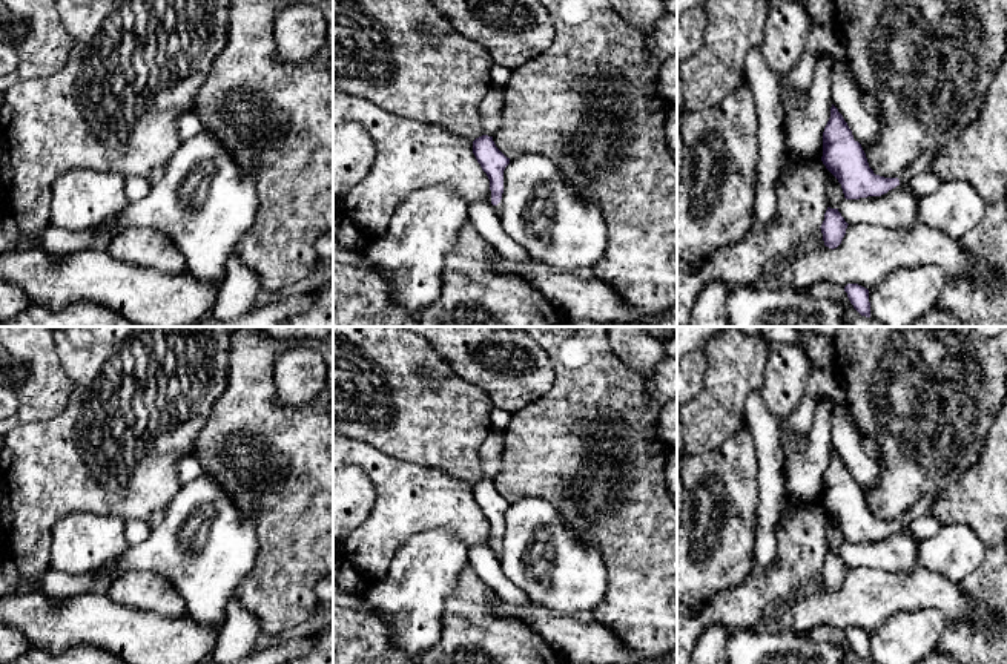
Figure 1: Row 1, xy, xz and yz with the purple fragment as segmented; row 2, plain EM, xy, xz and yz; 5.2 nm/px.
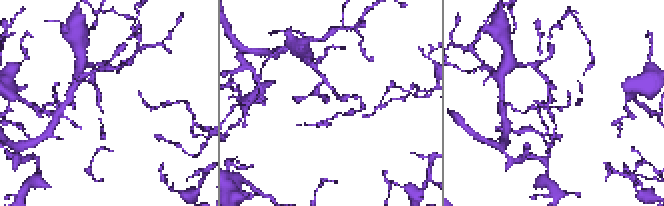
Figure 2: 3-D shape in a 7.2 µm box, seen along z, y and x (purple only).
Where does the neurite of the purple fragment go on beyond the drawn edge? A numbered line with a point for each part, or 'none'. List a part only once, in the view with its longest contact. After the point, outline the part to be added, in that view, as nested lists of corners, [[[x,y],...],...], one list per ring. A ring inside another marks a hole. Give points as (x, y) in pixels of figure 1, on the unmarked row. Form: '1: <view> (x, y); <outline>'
1: yz (923, 506); [[[926,495],[920,498],[912,508],[909,508],[898,520],[900,526],[906,526],[918,517],[930,515],[939,495]]]

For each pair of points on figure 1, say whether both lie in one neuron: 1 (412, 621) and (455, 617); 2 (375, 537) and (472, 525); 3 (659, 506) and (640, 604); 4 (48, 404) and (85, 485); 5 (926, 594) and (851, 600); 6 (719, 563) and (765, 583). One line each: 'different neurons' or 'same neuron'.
1: different neurons
2: same neuron
3: same neuron
4: different neurons
5: same neuron
6: different neurons

